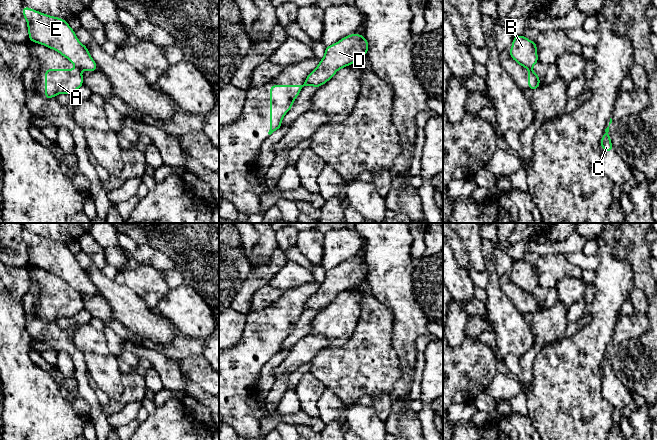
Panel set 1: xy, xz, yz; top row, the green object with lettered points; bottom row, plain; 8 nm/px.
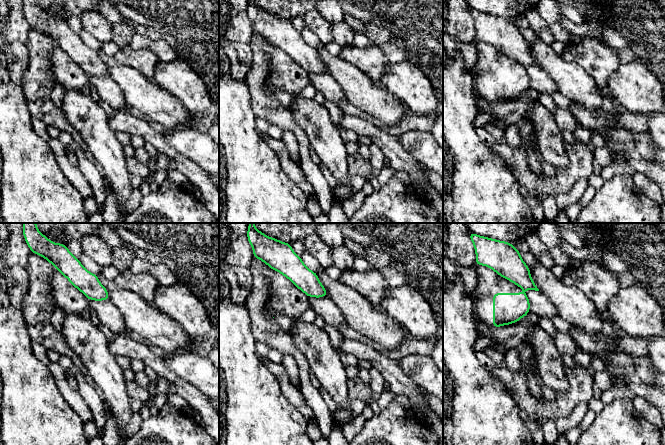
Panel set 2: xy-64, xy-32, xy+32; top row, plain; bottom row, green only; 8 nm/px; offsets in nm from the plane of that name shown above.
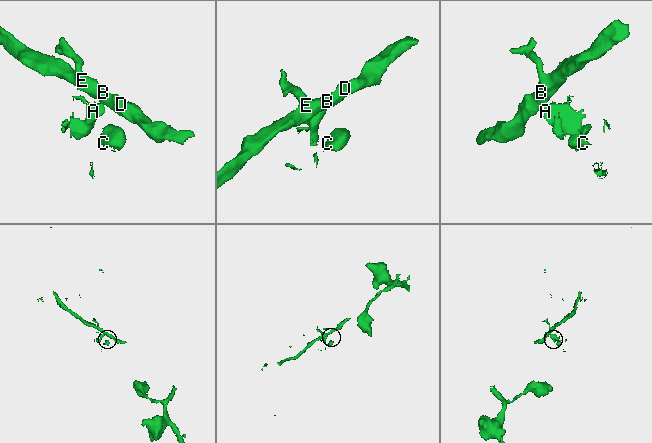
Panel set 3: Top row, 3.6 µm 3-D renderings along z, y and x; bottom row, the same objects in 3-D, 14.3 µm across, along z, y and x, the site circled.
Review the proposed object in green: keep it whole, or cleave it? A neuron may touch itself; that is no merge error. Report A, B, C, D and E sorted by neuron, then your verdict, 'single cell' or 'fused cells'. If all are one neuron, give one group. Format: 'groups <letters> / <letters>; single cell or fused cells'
groups A C / B D E; fused cells

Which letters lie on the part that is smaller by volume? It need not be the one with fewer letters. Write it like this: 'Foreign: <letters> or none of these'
Foreign: B, D, E

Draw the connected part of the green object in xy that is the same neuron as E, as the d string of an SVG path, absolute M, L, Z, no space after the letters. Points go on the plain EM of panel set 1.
M24 230L28 264L56 274L80 294L97 295L97 289L85 269L77 262L67 244L53 241Z

